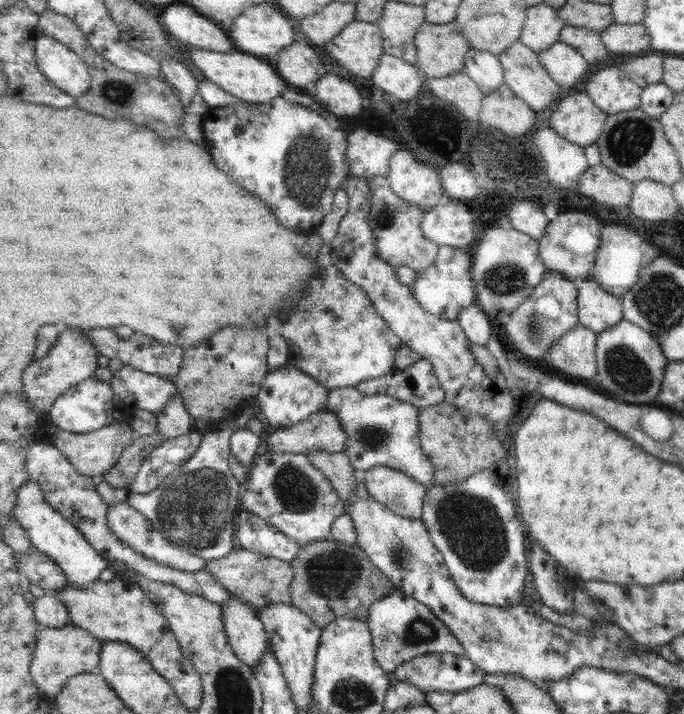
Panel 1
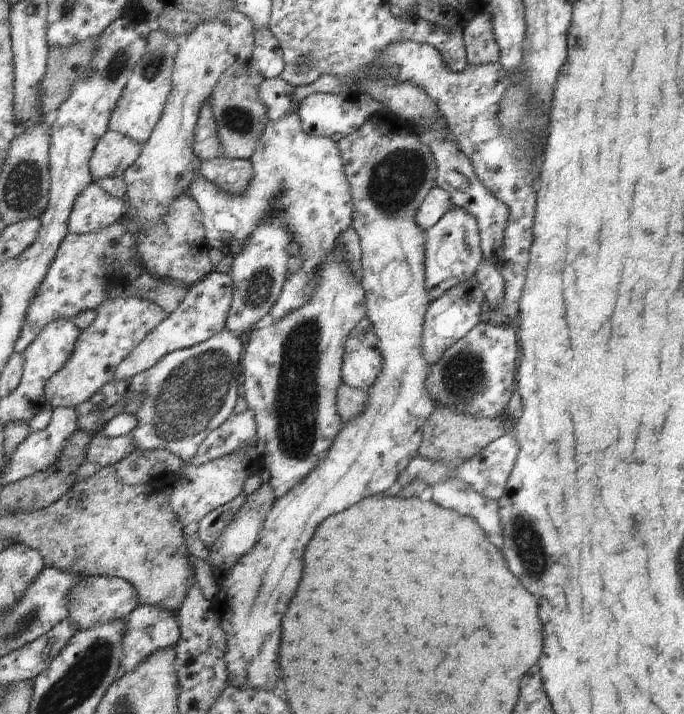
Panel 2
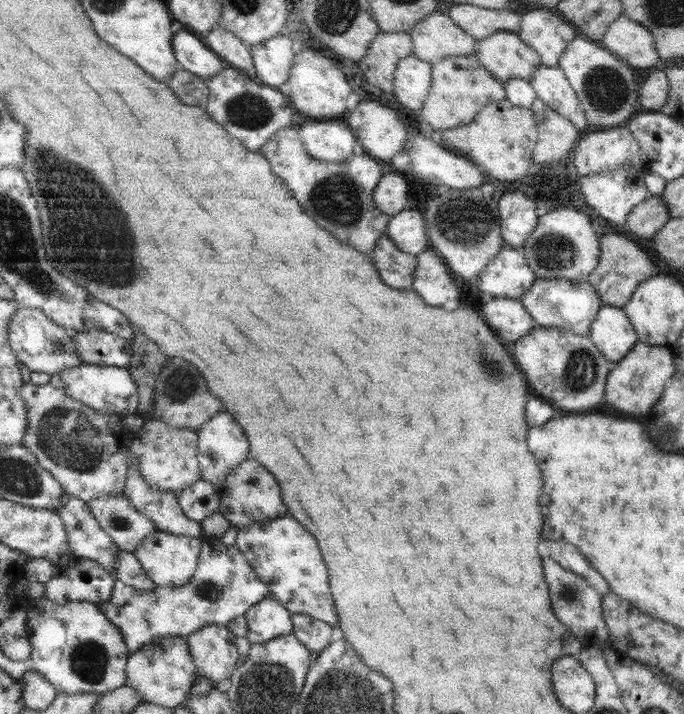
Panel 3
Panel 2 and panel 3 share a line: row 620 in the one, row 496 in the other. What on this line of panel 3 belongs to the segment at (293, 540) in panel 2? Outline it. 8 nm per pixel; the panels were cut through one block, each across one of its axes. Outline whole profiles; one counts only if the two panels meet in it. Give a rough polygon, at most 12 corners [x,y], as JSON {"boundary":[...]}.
{"boundary":[[245,460],[219,486],[235,528],[287,514],[277,478]]}

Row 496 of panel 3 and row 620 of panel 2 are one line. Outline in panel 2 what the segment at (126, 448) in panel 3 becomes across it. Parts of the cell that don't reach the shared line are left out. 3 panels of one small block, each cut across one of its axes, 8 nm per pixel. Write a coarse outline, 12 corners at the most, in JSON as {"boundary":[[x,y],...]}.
{"boundary":[[91,575],[74,588],[78,632],[125,620],[141,606],[121,577]]}

